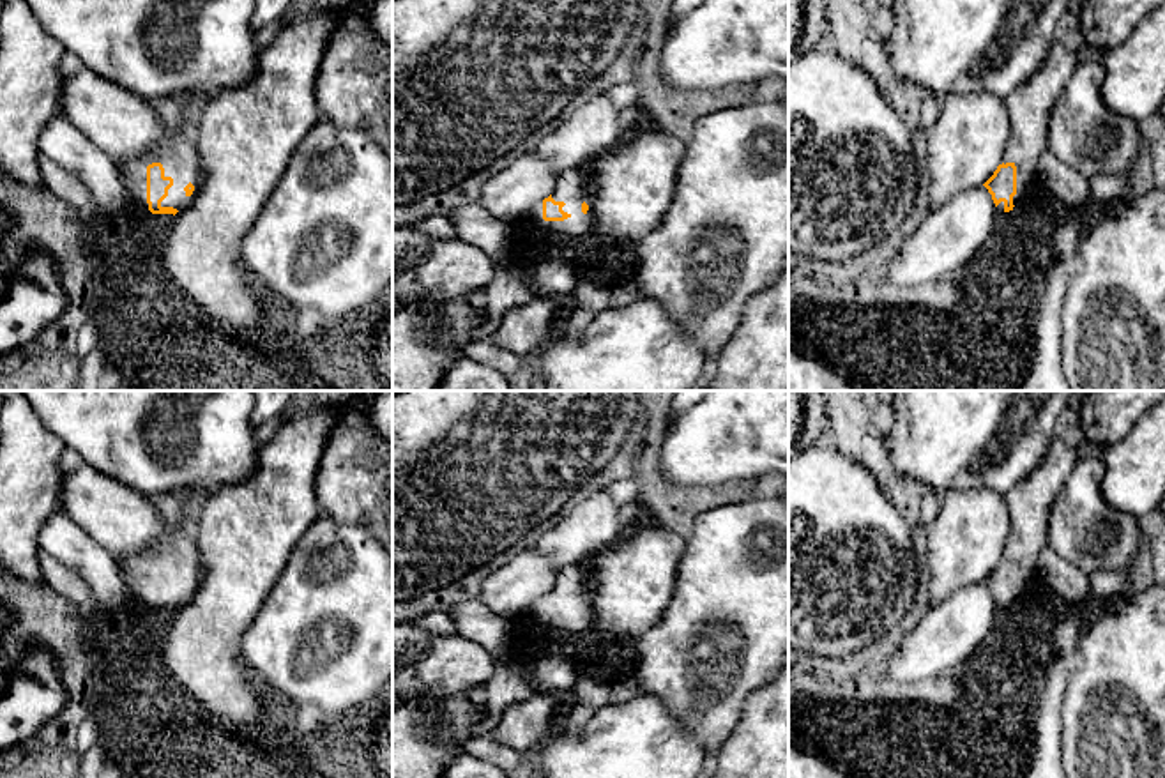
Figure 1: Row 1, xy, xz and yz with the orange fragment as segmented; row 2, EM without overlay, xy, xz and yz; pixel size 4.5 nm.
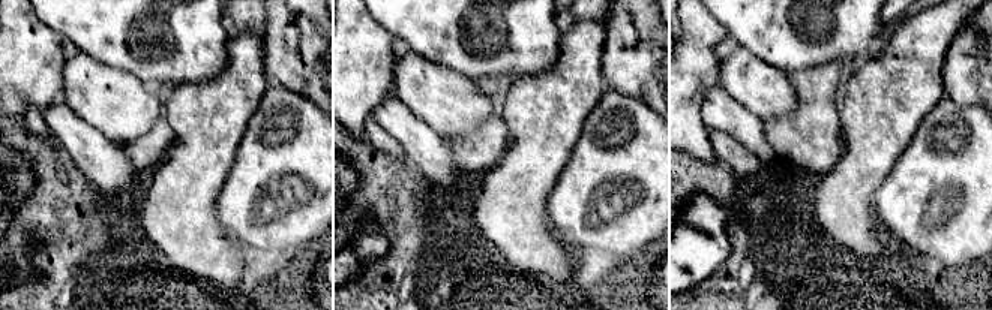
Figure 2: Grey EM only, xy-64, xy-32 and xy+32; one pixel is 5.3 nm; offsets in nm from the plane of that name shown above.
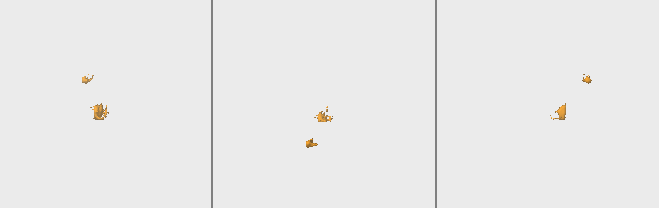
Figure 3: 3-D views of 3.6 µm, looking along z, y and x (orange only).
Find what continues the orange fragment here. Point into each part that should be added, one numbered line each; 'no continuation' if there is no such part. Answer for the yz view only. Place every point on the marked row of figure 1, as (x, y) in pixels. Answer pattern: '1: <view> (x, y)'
1: yz (1029, 106)

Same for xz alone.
1: xz (573, 186)

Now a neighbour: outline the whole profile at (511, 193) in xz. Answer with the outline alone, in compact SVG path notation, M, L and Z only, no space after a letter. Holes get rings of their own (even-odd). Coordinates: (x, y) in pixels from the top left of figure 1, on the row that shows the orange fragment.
M534 150L522 154L481 186L479 205L516 226L534 205L553 193L559 175Z

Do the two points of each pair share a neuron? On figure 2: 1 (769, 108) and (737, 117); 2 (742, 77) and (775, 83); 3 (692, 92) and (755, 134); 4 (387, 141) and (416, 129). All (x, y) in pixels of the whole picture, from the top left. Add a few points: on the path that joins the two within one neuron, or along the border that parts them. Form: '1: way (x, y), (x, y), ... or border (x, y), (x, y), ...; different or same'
1: border (725, 92), (763, 120); different
2: way (749, 80), (752, 83), (767, 83); same
3: border (718, 84), (701, 107), (707, 128); different
4: border (369, 113), (402, 147), (407, 157); different

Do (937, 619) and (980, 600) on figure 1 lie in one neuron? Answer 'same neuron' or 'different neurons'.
same neuron

